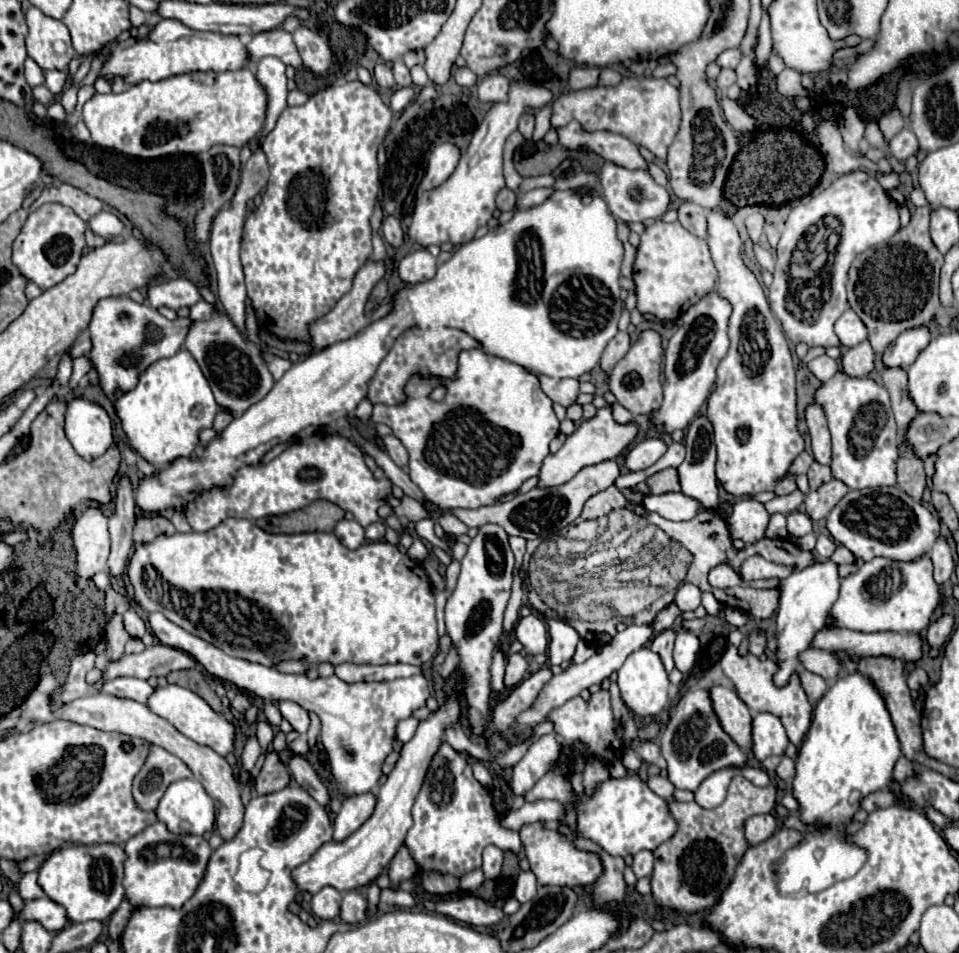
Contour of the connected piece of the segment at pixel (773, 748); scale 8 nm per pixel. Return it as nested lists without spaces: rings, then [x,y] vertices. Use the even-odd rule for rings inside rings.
[[[757,714],[753,718],[753,754],[757,760],[767,756],[783,756],[789,744],[787,732],[777,716]]]

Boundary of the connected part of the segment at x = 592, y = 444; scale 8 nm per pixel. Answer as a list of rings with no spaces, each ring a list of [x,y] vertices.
[[[599,408],[597,416],[591,420],[583,420],[579,424],[579,428],[567,436],[565,444],[561,446],[559,452],[549,454],[541,468],[539,468],[539,482],[537,488],[553,488],[559,484],[565,484],[567,480],[571,480],[571,476],[575,476],[575,472],[579,472],[579,468],[585,468],[587,464],[599,464],[603,460],[613,460],[617,456],[623,456],[625,450],[633,444],[637,436],[637,424],[629,422],[629,424],[617,424],[611,416],[609,408]]]

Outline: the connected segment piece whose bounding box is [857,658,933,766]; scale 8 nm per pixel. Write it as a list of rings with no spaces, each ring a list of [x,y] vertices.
[[[891,658],[859,660],[859,664],[857,664],[857,670],[863,672],[863,674],[867,674],[875,682],[875,686],[881,690],[881,694],[885,696],[889,714],[893,718],[893,726],[895,726],[897,736],[899,736],[899,742],[901,742],[903,756],[909,758],[911,762],[921,764],[921,766],[933,766],[931,758],[923,752],[923,744],[921,744],[921,718],[919,718],[919,712],[911,704],[911,694],[909,694],[907,682],[905,682],[903,668],[905,668],[905,664],[901,660],[891,660]]]

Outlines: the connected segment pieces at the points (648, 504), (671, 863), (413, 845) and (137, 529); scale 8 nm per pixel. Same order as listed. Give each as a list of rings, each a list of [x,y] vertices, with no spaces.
[[[681,492],[643,496],[641,506],[647,512],[657,512],[667,520],[691,520],[701,510],[695,500],[687,500],[687,496],[683,496]]]
[[[733,776],[731,784],[729,784],[729,790],[727,790],[727,798],[717,808],[705,810],[697,802],[683,802],[683,804],[675,802],[675,804],[669,804],[669,808],[671,808],[671,814],[675,816],[675,820],[679,824],[679,830],[669,842],[661,844],[653,852],[653,856],[655,856],[655,868],[653,868],[653,874],[651,874],[653,902],[657,906],[667,906],[675,912],[685,912],[685,914],[707,912],[717,904],[719,896],[731,884],[735,868],[739,866],[745,850],[749,848],[749,842],[745,840],[745,822],[751,816],[769,814],[775,808],[775,788],[773,788],[773,784],[767,784],[767,786],[761,788],[761,786],[751,784],[743,776]]]
[[[441,742],[415,798],[413,826],[407,832],[405,846],[421,870],[437,870],[461,878],[465,872],[479,868],[481,852],[489,844],[495,844],[501,850],[519,852],[521,838],[519,832],[511,832],[495,824],[495,810],[489,790],[473,778],[467,758],[453,750],[447,742]]]
[[[155,514],[155,516],[143,516],[143,518],[137,518],[135,516],[135,524],[133,524],[133,538],[135,542],[147,542],[147,540],[153,540],[155,536],[159,536],[159,532],[175,532],[173,524],[161,516],[161,514]]]

